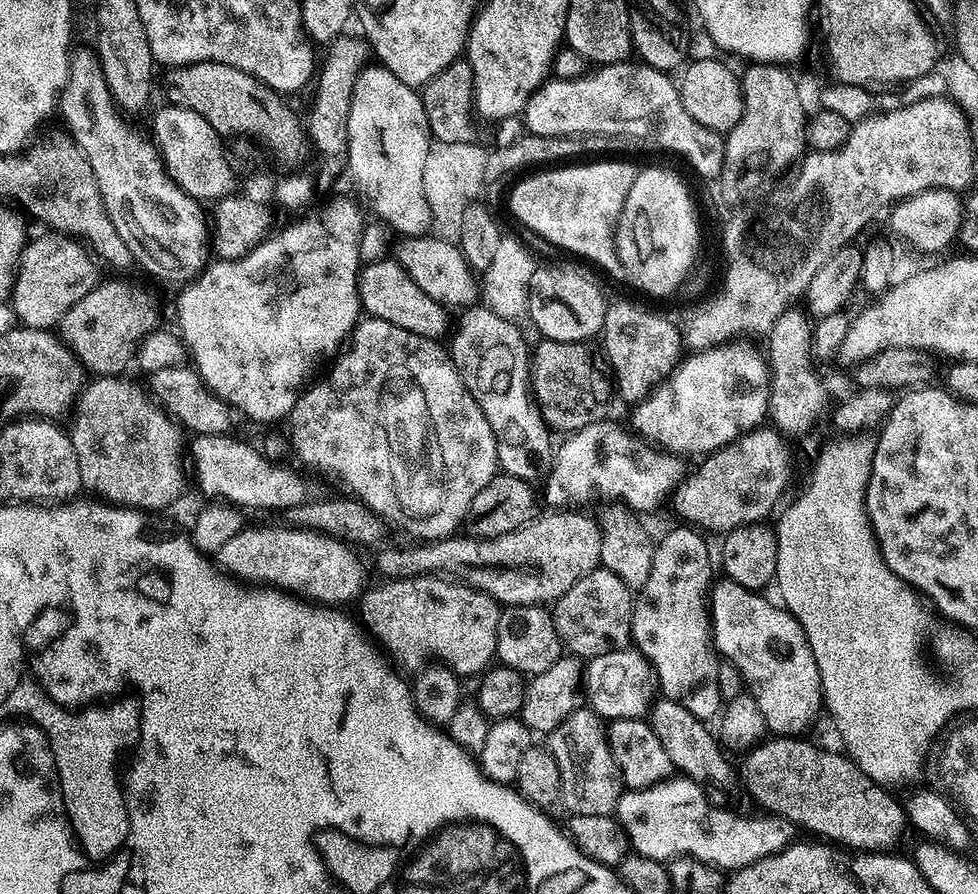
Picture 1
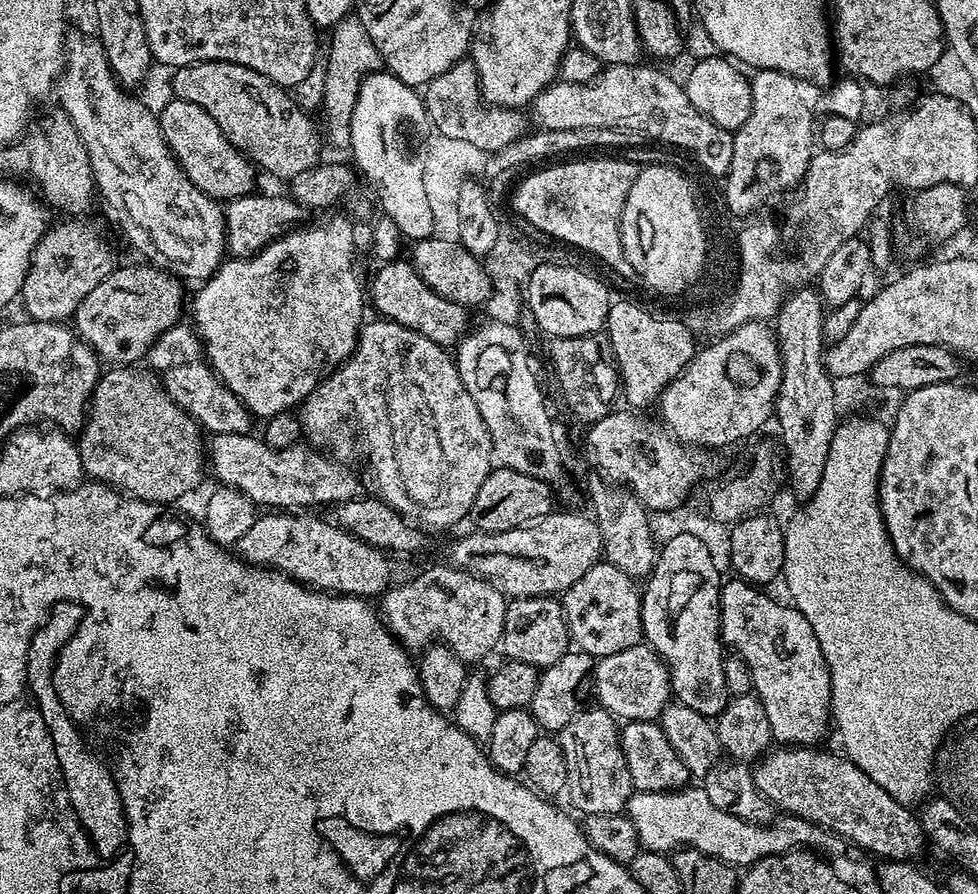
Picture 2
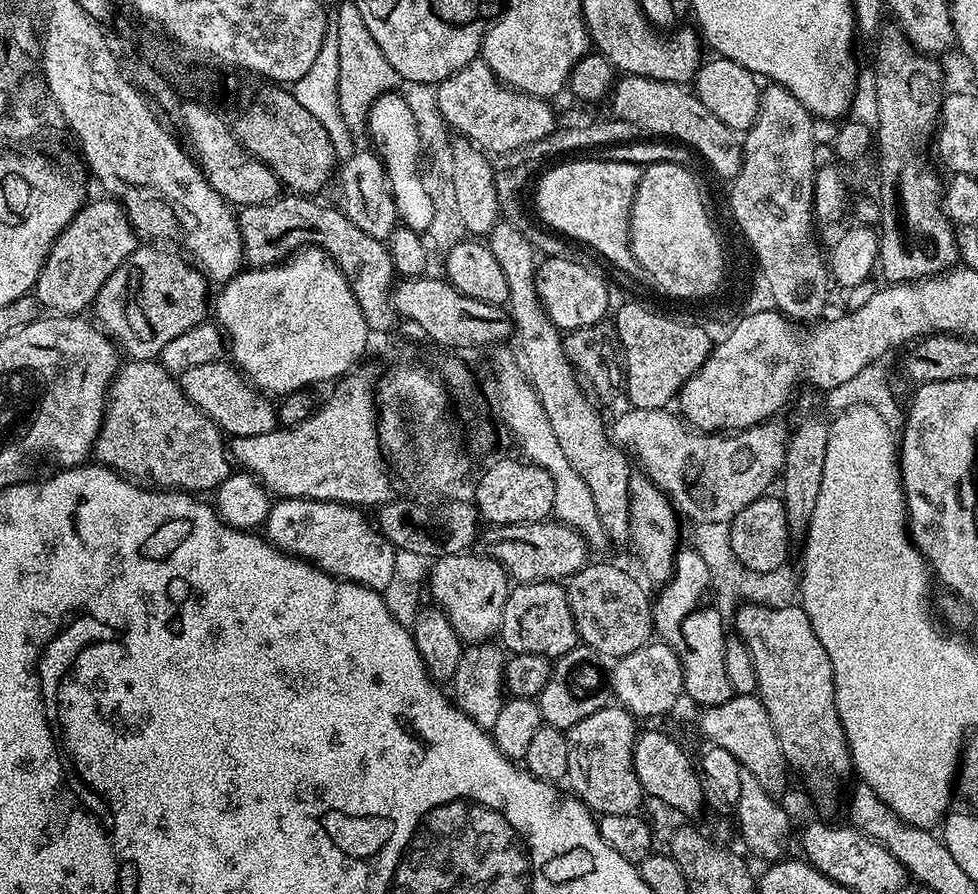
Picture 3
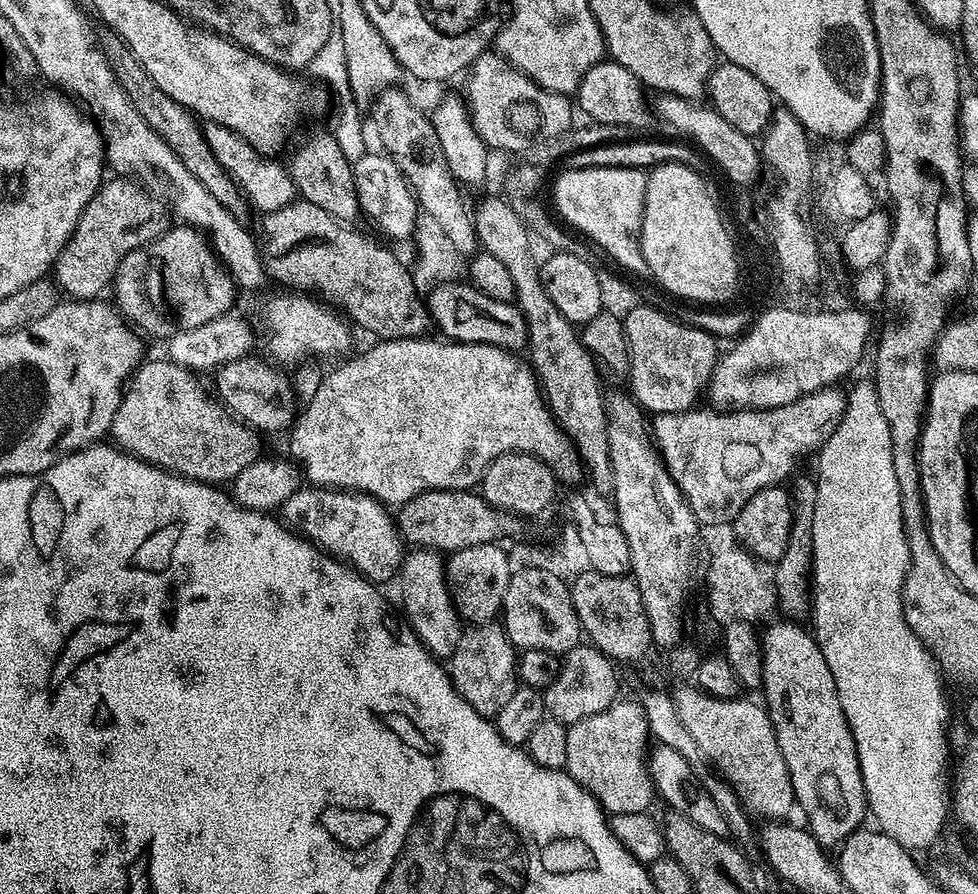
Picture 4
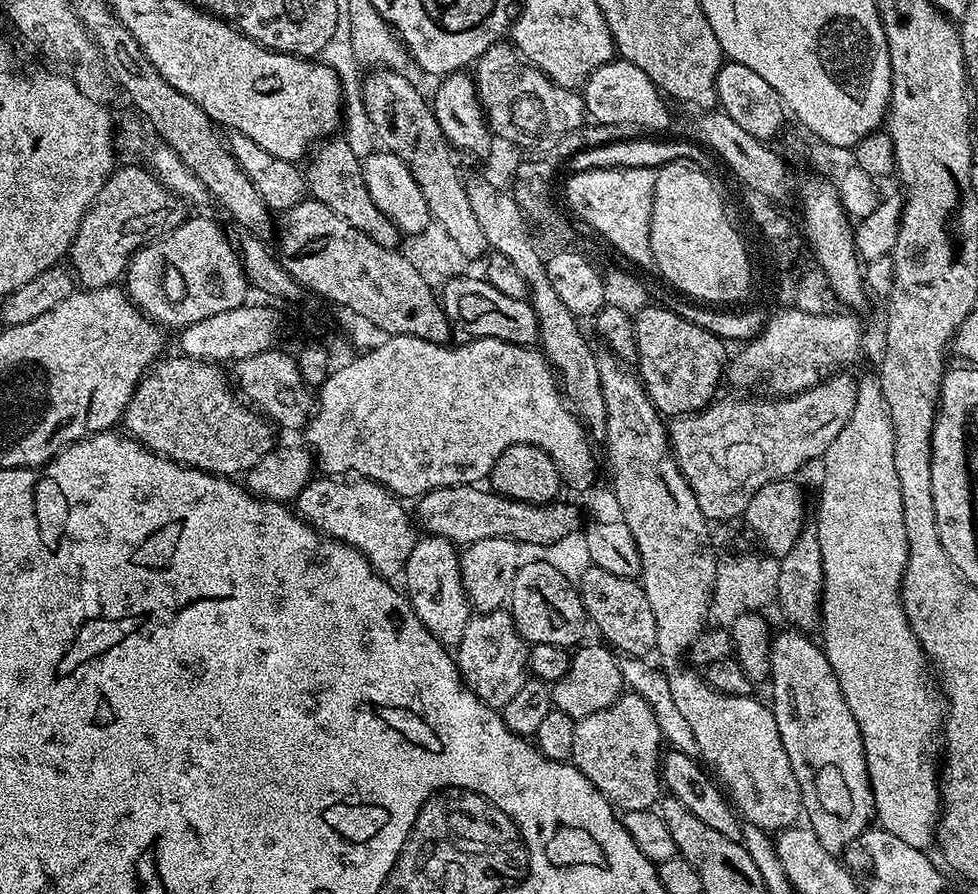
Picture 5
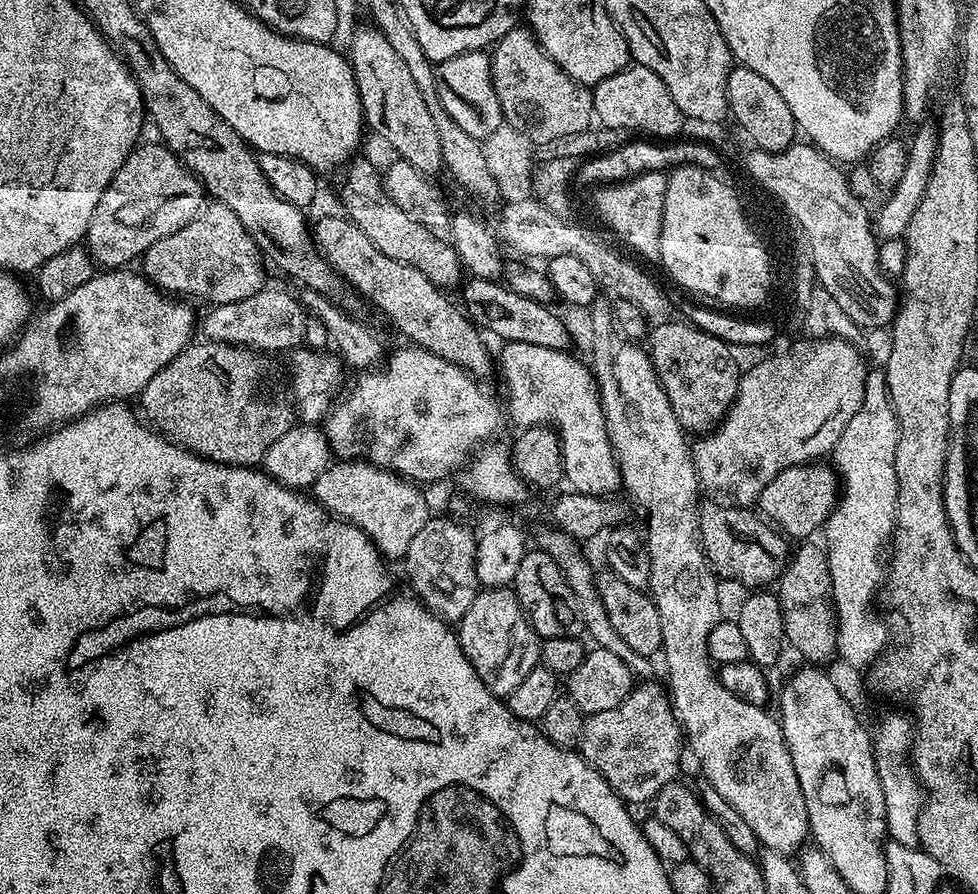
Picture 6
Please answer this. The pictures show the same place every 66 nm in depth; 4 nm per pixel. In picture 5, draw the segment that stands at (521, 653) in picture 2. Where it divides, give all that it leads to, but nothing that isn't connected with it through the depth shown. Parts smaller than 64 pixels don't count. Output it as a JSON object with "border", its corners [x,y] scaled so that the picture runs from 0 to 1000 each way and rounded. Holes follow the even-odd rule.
{"border":[[[561,629],[533,630],[526,642],[521,683],[530,709],[541,721],[559,718],[561,723],[584,726],[594,719],[593,710],[597,707],[597,698],[599,699],[599,686],[590,654],[577,645],[574,639],[562,633]]]}

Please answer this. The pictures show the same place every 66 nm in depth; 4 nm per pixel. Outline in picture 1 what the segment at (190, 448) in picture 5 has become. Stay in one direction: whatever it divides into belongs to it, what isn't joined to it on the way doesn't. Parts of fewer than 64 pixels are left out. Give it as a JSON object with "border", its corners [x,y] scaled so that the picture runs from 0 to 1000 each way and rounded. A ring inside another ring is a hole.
{"border":[[[126,419],[98,421],[91,424],[76,447],[74,498],[80,508],[84,526],[84,543],[103,560],[120,566],[130,566],[154,575],[163,568],[172,568],[188,550],[190,515],[184,511],[186,480],[146,433],[127,425]]]}

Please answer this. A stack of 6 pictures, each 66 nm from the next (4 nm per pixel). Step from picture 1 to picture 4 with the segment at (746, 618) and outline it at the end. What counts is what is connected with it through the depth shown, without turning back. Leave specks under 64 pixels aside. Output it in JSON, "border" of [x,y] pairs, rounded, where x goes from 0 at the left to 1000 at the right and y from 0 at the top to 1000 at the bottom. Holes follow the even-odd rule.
{"border":[[[806,691],[798,692],[802,694],[787,699],[782,707],[779,707],[781,732],[779,777],[782,783],[780,786],[783,789],[786,803],[789,804],[789,811],[793,814],[796,834],[808,861],[808,875],[812,879],[817,907],[820,906],[826,912],[824,926],[837,944],[855,946],[884,921],[888,908],[888,894],[883,887],[881,861],[875,847],[873,821],[865,808],[865,799],[861,799],[861,785],[857,785],[853,754],[849,754],[849,745],[845,745],[845,736],[840,736],[840,727],[833,710],[823,699],[822,704],[818,696],[811,696]]]}

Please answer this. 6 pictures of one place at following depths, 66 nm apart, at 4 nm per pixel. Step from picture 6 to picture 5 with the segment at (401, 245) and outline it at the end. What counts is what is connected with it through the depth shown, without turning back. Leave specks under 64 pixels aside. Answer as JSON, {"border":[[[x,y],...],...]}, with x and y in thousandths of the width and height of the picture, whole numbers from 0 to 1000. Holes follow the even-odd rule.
{"border":[[[336,154],[330,158],[318,171],[314,183],[313,200],[318,223],[337,230],[337,235],[345,237],[354,248],[358,248],[358,253],[362,253],[367,260],[387,271],[387,275],[405,277],[408,274],[407,271],[411,267],[409,256],[402,251],[398,242],[387,235],[387,230],[382,230],[378,213],[374,213],[370,179],[359,170],[352,154]]]}

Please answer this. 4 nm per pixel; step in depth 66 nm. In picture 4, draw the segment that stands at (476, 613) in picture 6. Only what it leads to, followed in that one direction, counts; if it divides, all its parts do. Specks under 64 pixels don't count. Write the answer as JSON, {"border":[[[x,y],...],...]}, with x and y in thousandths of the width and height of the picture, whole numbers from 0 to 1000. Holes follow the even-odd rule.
{"border":[[[500,696],[480,701],[475,706],[473,714],[468,718],[468,727],[464,727],[464,732],[457,739],[456,746],[466,774],[472,776],[472,781],[476,781],[476,785],[481,785],[481,790],[485,790],[485,794],[489,794],[489,799],[505,803],[513,794],[513,790],[517,790],[517,785],[521,785],[521,781],[527,776],[530,768],[529,737],[529,726],[525,725],[514,701],[510,697]]]}

